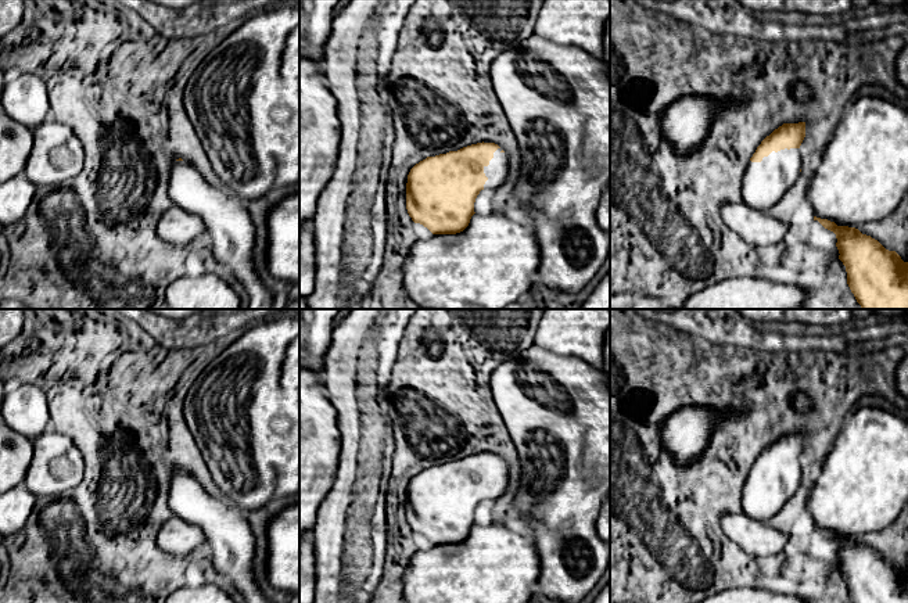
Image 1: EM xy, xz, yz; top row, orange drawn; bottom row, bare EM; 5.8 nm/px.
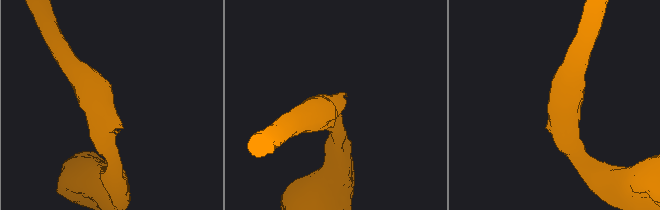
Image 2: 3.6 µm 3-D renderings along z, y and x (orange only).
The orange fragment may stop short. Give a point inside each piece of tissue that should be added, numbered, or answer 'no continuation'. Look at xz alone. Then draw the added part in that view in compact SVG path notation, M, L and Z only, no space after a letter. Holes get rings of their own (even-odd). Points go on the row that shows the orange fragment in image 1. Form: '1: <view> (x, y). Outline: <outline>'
1: xz (496, 172). Outline: M498 148L494 152L494 158L489 161L488 166L484 166L484 173L488 177L488 180L484 184L484 189L496 189L503 184L503 182L507 177L509 172L509 158L502 151L502 148Z

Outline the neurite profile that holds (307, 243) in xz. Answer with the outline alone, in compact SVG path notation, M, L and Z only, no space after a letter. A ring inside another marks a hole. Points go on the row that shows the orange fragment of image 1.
M313 223L299 230L299 298L306 298L315 288L315 238Z

